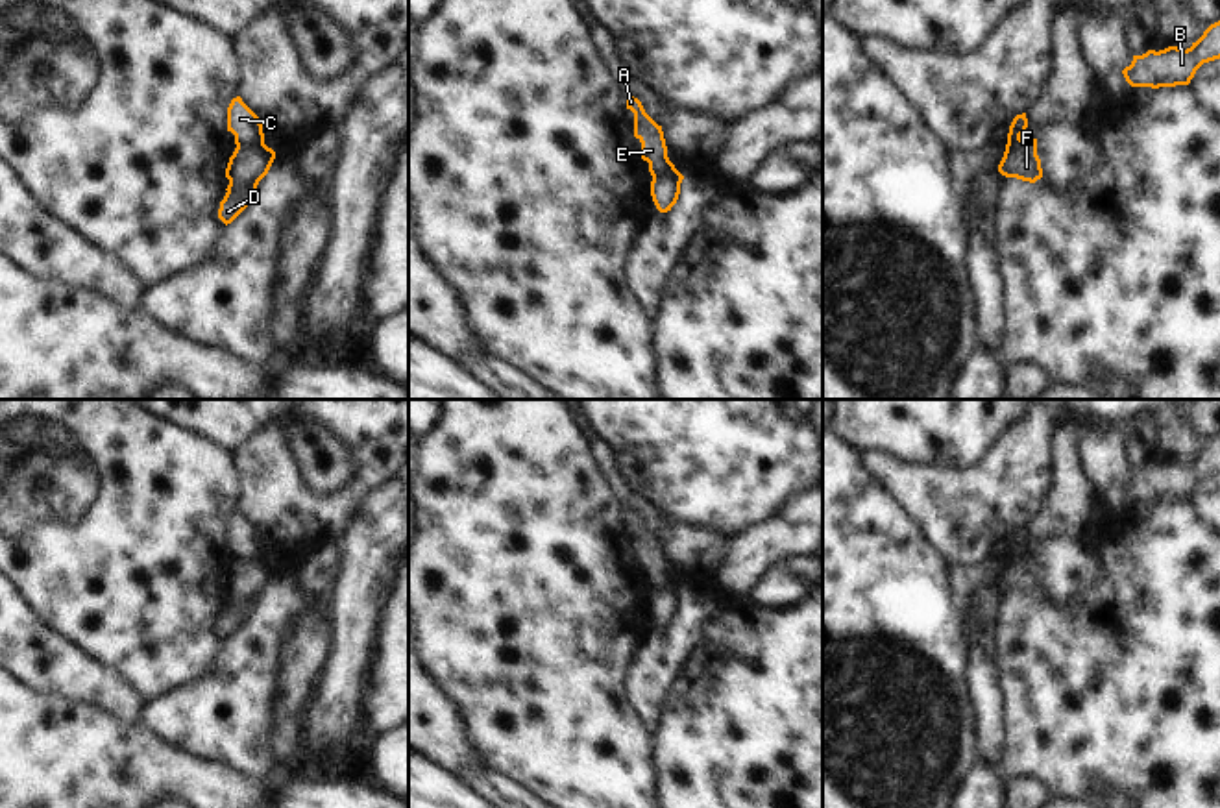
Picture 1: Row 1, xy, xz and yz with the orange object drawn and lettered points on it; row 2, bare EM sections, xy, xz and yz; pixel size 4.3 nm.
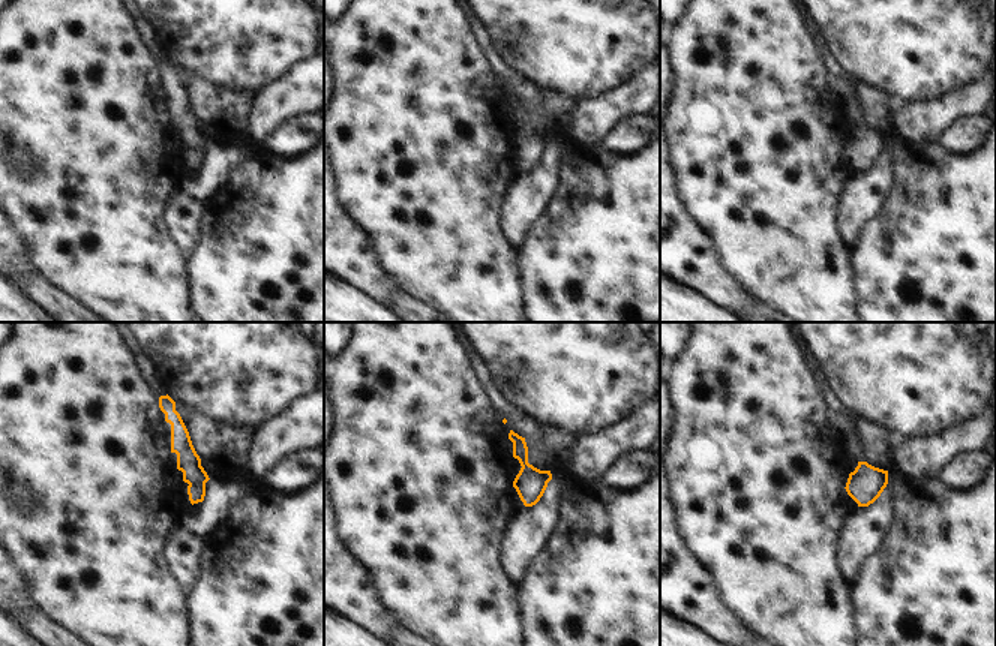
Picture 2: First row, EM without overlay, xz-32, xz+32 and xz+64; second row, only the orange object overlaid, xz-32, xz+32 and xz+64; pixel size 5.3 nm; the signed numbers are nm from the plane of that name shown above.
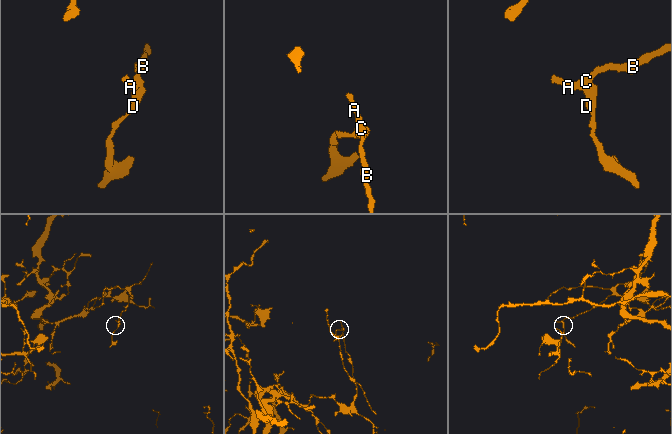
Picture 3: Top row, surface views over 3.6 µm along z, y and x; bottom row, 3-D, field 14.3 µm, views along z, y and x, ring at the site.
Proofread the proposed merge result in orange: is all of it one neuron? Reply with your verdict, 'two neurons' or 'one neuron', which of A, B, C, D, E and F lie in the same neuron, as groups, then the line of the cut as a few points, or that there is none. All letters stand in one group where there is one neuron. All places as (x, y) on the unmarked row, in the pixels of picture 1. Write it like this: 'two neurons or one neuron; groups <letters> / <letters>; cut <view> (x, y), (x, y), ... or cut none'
two neurons; groups A B C E / D F; cut xy (263, 555), (252, 561), (237, 561)

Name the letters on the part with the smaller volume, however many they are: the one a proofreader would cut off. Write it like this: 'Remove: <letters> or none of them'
Remove: D, F

